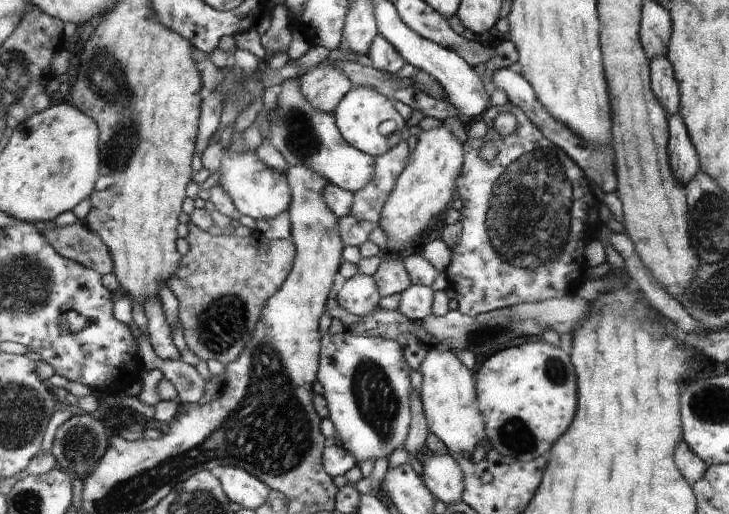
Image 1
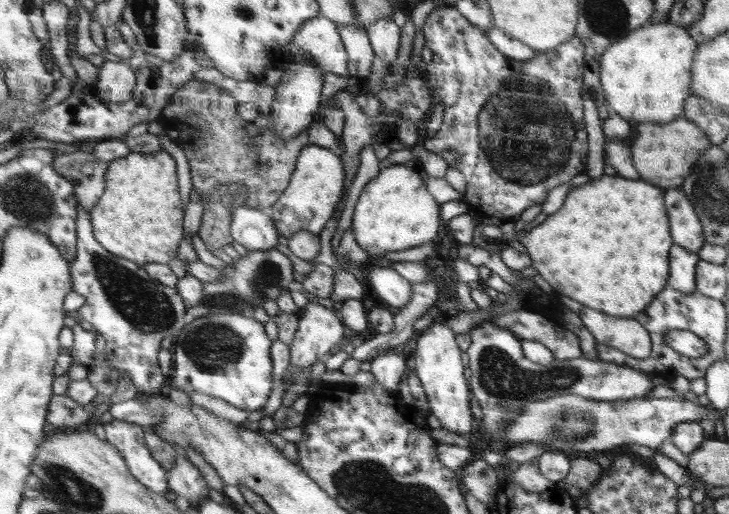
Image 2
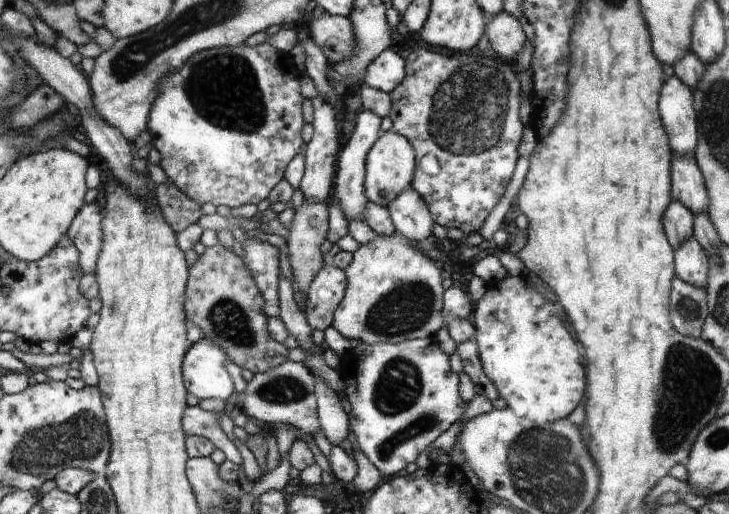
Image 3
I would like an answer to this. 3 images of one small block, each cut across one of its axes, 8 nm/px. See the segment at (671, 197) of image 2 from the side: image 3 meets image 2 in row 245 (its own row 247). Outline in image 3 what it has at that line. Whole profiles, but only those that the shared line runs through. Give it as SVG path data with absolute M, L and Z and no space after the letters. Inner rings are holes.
M690 238L684 246L676 248L678 256L678 276L684 282L694 283L706 290L708 284L708 253L702 248L697 238Z

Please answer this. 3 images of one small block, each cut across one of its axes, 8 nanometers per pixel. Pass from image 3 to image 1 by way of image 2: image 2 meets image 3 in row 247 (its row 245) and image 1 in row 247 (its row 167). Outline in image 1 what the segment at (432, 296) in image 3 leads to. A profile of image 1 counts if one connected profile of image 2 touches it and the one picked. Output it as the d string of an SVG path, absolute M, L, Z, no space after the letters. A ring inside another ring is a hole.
M440 126L434 130L422 131L415 139L416 148L406 169L397 179L386 206L382 208L381 220L378 226L384 230L389 240L388 252L400 254L412 247L412 242L432 227L434 218L450 204L457 179L462 174L462 164L465 164L465 150L458 138L446 128Z

